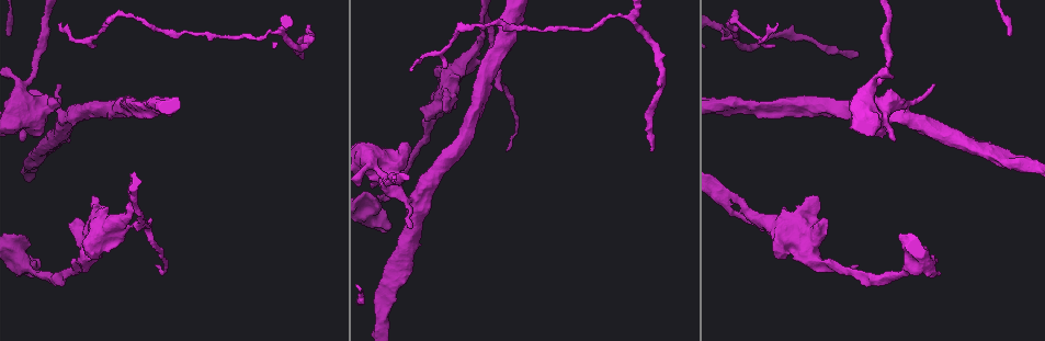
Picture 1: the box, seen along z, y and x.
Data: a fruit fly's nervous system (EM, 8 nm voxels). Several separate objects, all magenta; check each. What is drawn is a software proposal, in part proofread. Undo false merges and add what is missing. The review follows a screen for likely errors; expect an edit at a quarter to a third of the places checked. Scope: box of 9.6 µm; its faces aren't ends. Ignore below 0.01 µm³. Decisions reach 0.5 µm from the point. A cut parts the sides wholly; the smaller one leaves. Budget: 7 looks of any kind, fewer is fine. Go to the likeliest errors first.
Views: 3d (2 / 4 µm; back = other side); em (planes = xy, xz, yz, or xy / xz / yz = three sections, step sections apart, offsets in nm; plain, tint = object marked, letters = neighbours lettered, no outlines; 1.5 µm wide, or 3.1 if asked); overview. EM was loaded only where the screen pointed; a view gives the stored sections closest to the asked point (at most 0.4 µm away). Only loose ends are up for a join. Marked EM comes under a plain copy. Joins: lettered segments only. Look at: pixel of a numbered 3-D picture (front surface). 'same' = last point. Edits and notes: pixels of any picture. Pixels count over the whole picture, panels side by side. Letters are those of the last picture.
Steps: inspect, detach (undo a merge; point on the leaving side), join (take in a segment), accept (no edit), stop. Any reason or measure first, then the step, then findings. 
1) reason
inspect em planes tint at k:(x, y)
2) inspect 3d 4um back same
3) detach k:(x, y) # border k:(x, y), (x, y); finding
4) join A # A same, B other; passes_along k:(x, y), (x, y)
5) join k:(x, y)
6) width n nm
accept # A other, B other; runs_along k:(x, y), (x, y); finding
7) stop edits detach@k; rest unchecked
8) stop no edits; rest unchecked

thin end
inspect 3d 2um at 1:(654, 149)

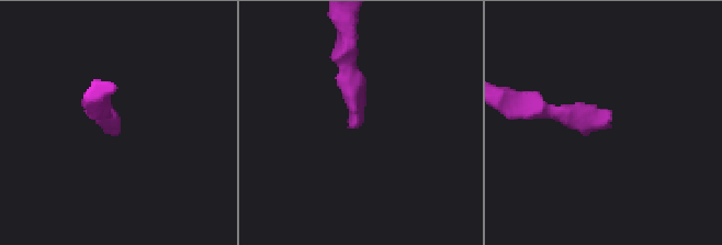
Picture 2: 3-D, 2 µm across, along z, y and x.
need the tissue
inspect em xy step 4 letters at 2:(608, 113)

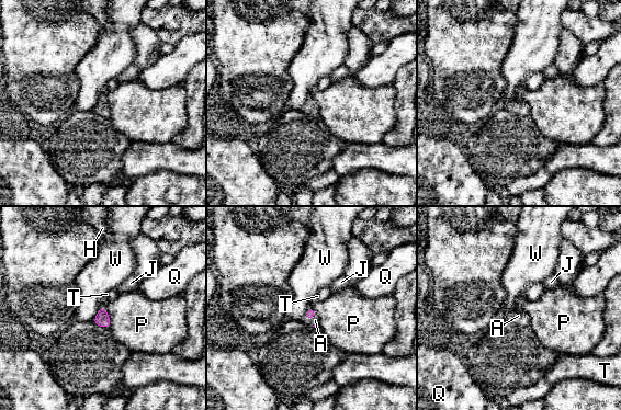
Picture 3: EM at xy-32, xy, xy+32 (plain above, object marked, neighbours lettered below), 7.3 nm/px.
join A # A same, H other, J other, P other, Q other, T other, W other; passes_along 3:(311, 312), (309, 319), (315, 320); it goes on there

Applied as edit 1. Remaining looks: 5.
redraw
inspect overview

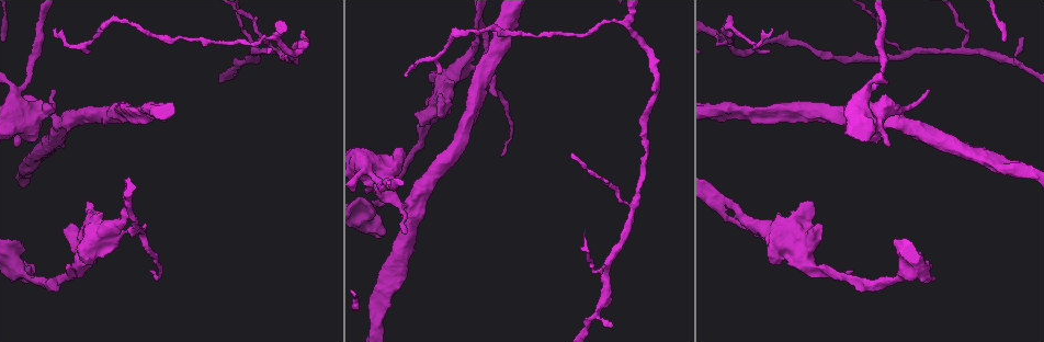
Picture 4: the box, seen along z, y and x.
branch stops here
inspect 3d 4um back at 4:(365, 191)

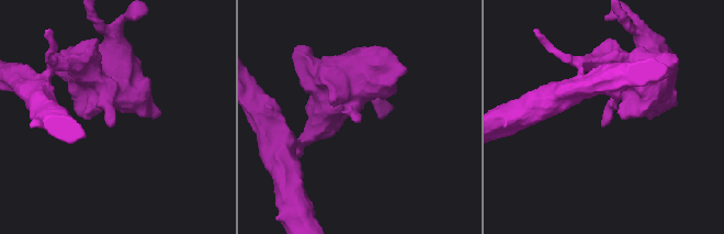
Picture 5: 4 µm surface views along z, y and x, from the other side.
shape alone is not enough
inspect em planes letters at 5:(357, 120)

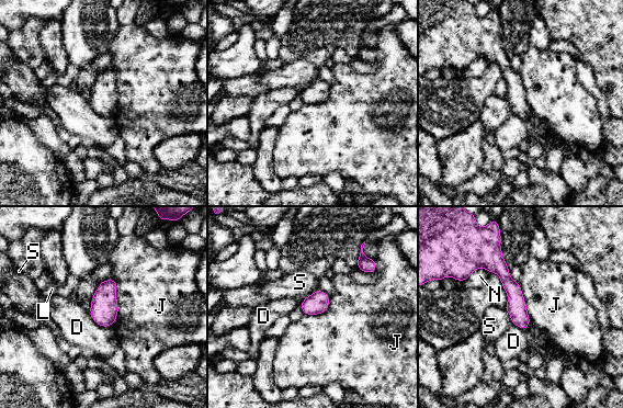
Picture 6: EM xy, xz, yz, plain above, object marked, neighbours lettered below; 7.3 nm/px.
accept # D other, J other, L other, N other, S other; runs_along 6:(489, 256), (513, 290), (523, 326); no lettered segment goes on from it

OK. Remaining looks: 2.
tapers out
inspect em xy step 4 letters at 4:(404, 75)

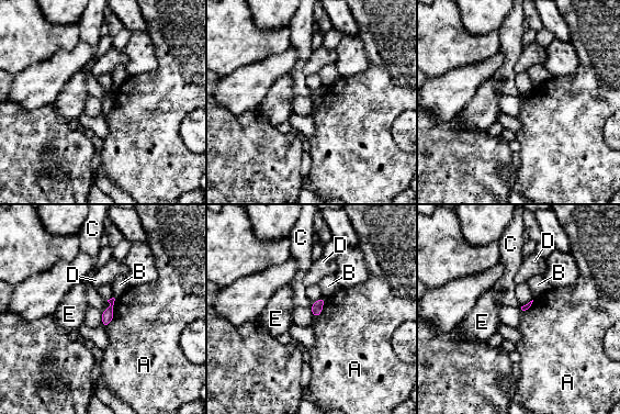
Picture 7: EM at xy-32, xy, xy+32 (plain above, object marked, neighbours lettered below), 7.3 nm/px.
inspect em planes letters same

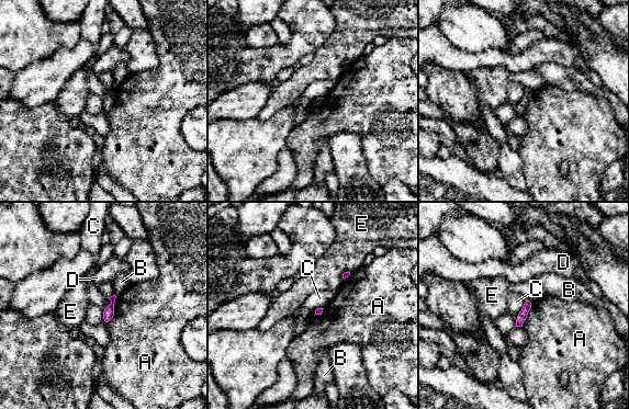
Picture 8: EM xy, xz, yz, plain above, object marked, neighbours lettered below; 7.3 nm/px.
width 70 nm; longest_contact A 240 nm
accept # A other, B other, C other, D other, E other; none of them fits

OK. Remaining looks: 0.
stop edits join@3; rest unchecked

